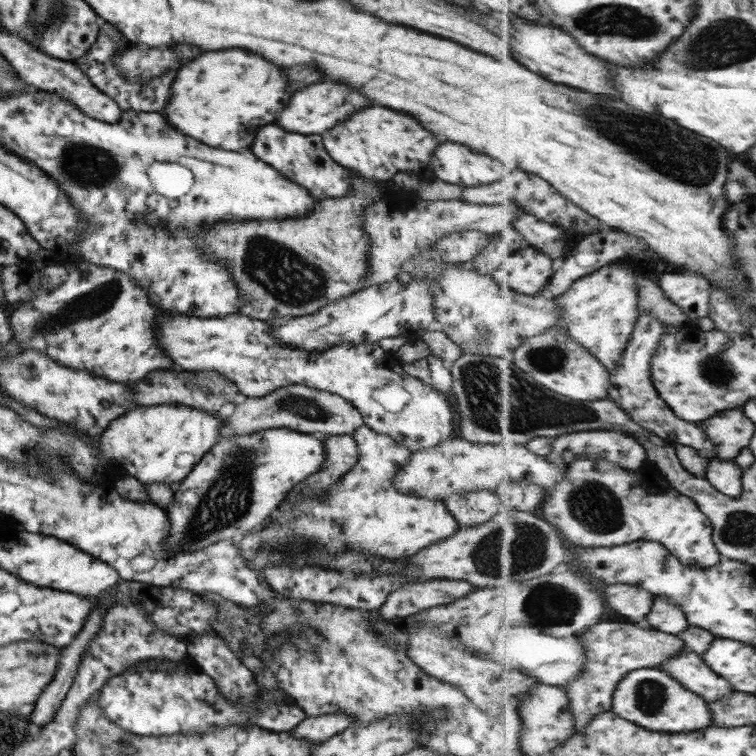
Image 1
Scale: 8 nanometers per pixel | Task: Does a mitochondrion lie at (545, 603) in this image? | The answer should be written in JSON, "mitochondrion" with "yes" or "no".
{"mitochondrion":"yes"}

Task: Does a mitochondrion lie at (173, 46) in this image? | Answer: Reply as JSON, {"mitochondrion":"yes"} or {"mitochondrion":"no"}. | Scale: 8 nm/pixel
{"mitochondrion":"no"}

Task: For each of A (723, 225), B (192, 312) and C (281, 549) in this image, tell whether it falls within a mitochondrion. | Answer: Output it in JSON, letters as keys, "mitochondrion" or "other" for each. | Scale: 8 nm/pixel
{"A":"other","B":"other","C":"mitochondrion"}

